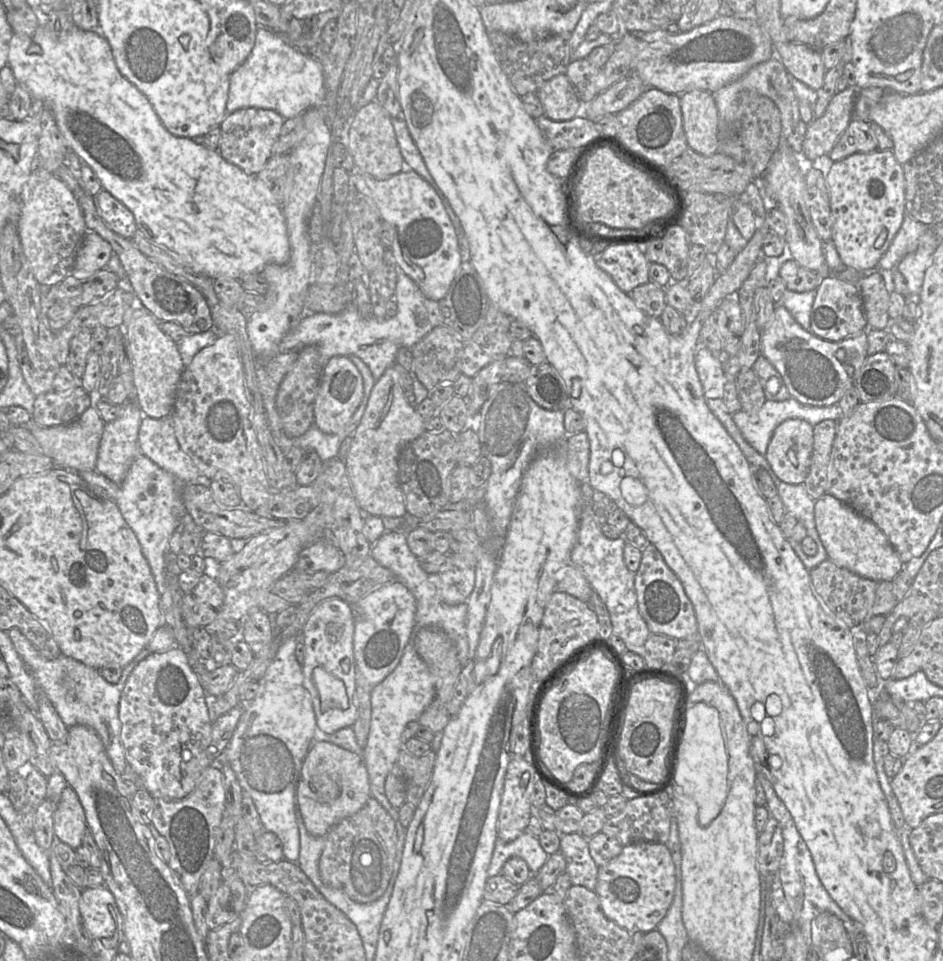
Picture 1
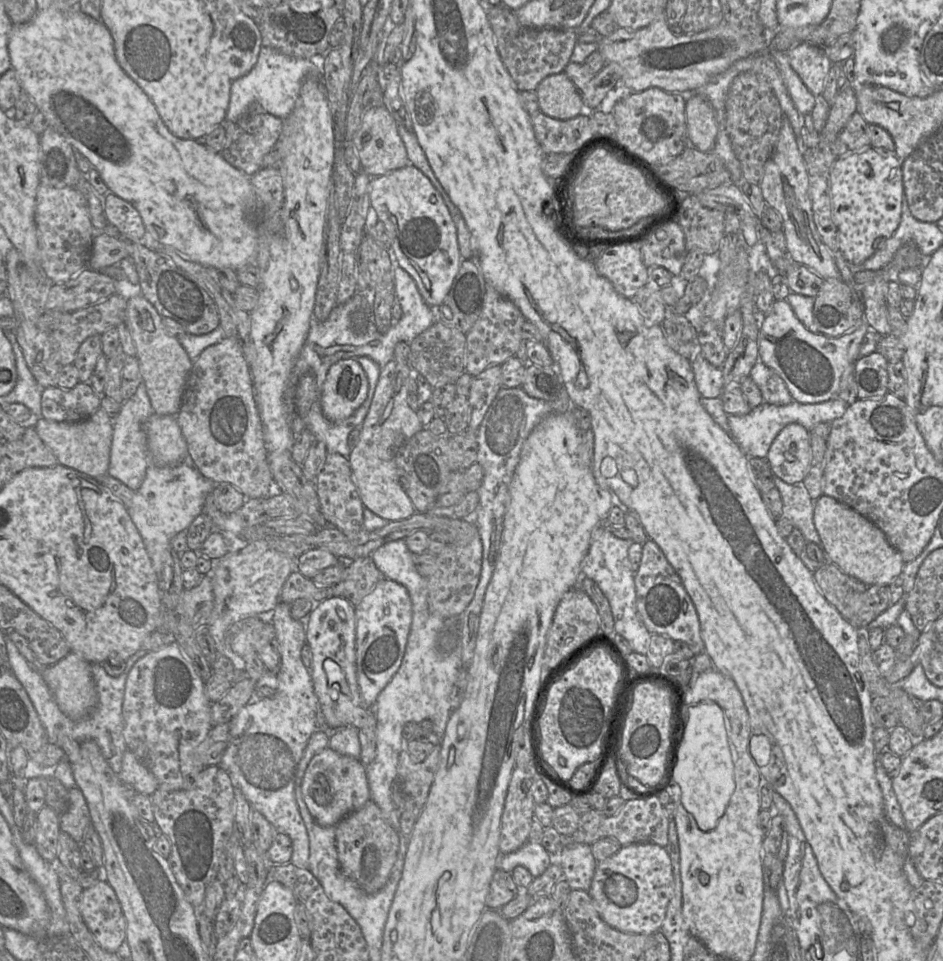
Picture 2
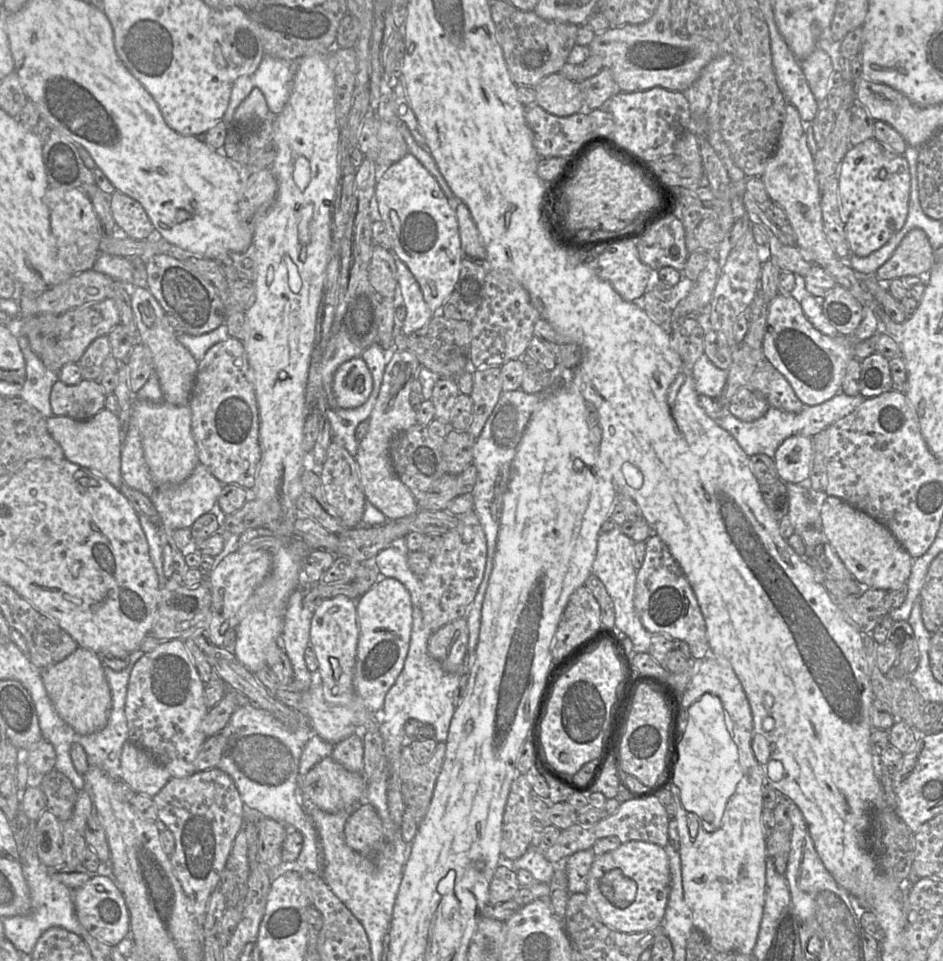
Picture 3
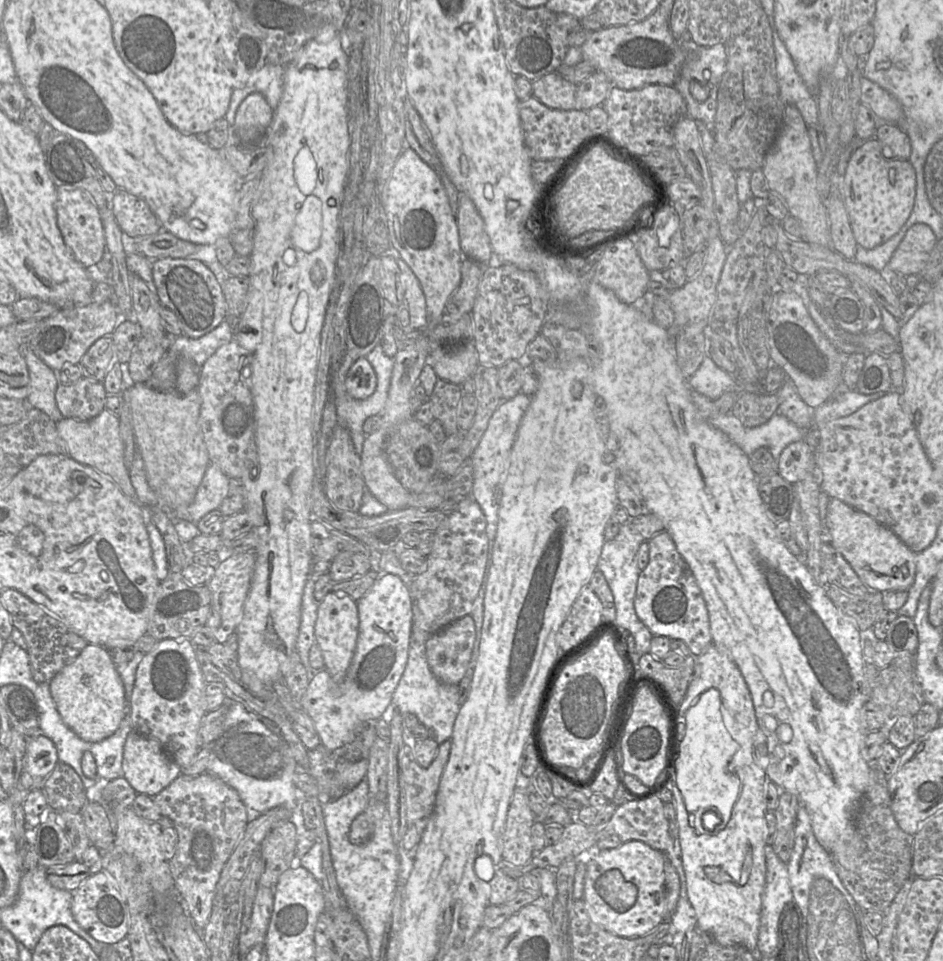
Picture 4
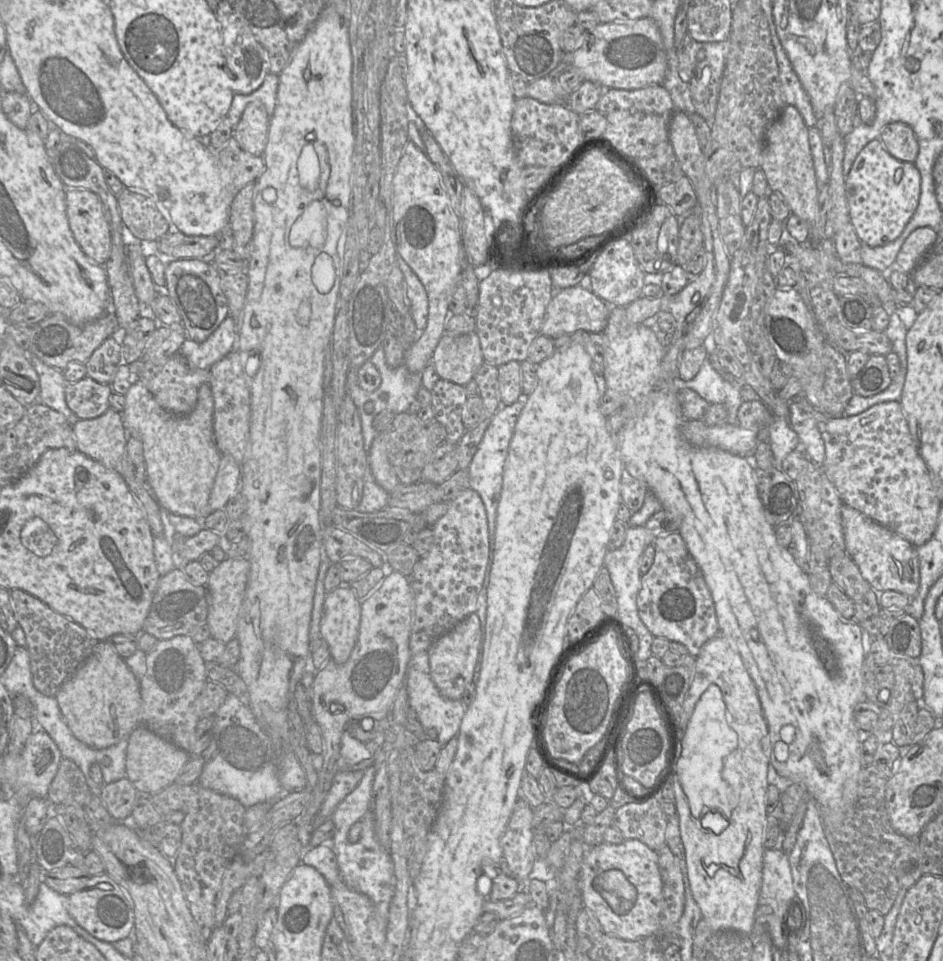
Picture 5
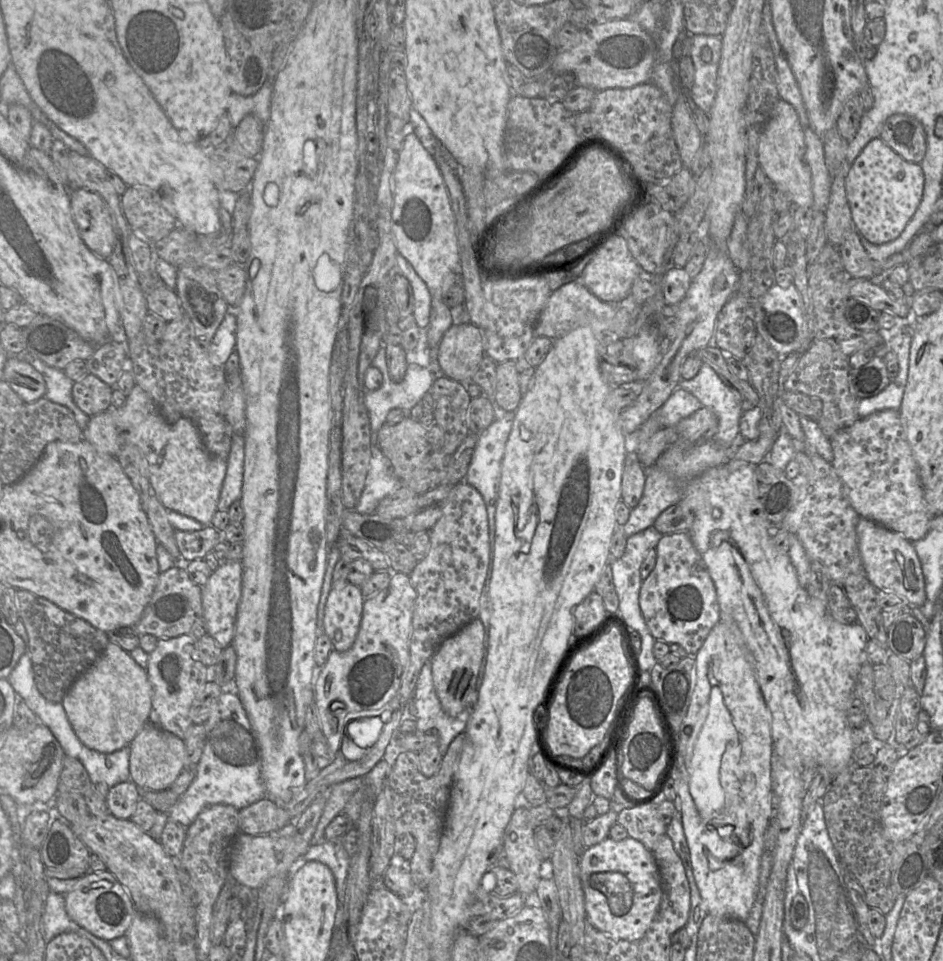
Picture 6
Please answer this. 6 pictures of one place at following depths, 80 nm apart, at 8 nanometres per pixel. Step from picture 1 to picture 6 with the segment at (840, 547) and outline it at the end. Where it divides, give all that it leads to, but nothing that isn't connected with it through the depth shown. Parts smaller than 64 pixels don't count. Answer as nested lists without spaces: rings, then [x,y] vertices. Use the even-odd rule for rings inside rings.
[[[862,517],[857,521],[856,534],[864,573],[871,584],[877,590],[894,592],[911,606],[923,606],[926,602],[925,580],[913,543],[901,534]]]

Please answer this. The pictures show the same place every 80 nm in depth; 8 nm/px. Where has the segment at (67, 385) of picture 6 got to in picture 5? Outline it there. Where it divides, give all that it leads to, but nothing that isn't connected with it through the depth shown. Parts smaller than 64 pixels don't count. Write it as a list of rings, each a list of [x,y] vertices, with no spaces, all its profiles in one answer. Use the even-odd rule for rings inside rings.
[[[33,356],[30,362],[39,376],[38,402],[63,414],[71,425],[80,420],[67,406],[65,388],[70,383],[65,380],[63,372],[43,363],[37,356]]]

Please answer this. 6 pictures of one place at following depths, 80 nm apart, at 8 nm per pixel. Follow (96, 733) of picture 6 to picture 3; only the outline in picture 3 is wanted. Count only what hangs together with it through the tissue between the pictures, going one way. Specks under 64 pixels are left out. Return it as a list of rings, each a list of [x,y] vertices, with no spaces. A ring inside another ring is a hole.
[[[78,647],[64,660],[40,671],[44,686],[62,719],[82,735],[105,727],[111,707],[111,691],[100,657],[87,648]]]

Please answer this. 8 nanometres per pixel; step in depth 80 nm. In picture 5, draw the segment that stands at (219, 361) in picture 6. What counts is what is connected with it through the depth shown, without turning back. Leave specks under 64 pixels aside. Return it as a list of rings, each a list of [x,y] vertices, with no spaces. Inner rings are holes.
[[[228,316],[204,342],[195,342],[187,338],[178,353],[193,367],[209,369],[234,350],[236,342],[236,323],[232,316]]]

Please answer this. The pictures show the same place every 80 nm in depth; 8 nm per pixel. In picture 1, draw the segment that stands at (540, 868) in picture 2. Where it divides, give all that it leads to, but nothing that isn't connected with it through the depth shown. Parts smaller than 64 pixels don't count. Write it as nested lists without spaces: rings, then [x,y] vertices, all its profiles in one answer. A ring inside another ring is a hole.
[[[523,832],[512,842],[505,842],[497,838],[488,868],[488,877],[501,874],[505,862],[512,857],[522,858],[531,873],[536,874],[549,855],[540,846],[538,838],[530,833]]]

